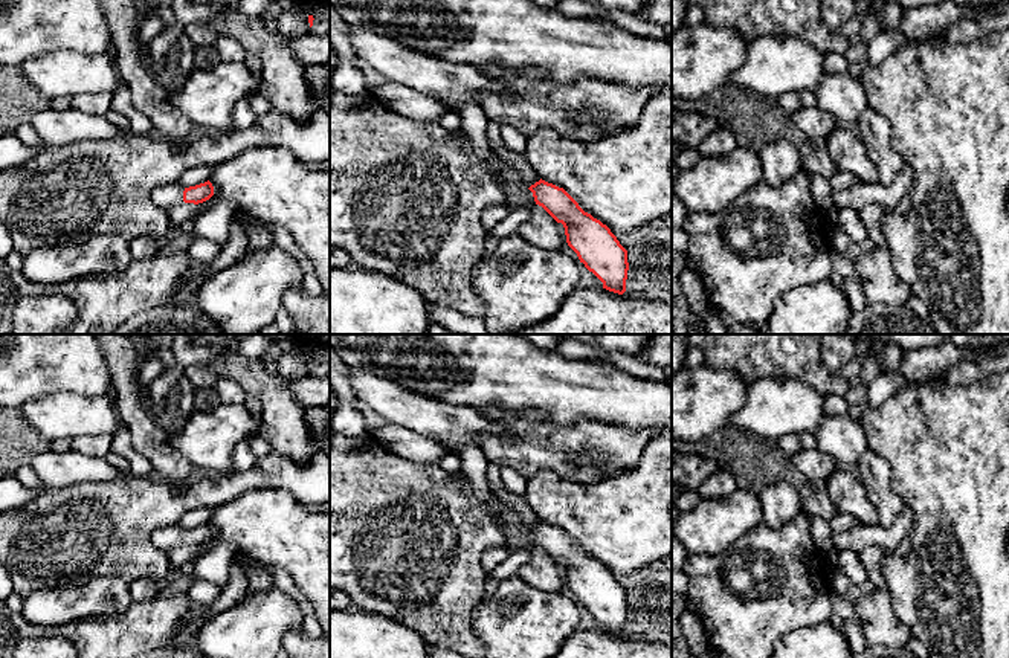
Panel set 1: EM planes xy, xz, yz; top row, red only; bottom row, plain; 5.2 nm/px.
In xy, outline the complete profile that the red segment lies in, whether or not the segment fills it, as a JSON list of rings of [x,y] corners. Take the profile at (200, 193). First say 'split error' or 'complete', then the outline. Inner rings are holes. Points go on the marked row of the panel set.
split error | [[[208,180],[205,183],[185,188],[183,192],[180,191],[179,183],[160,186],[153,191],[151,200],[154,205],[166,211],[183,202],[198,205],[198,203],[209,200],[212,195],[214,195],[214,186]]]

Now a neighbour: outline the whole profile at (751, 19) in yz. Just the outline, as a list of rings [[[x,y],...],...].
[[[688,0],[688,3],[696,5],[702,11],[704,23],[713,27],[733,29],[746,41],[765,35],[794,35],[824,55],[844,55],[852,46],[852,41],[837,35],[824,23],[820,0]]]

